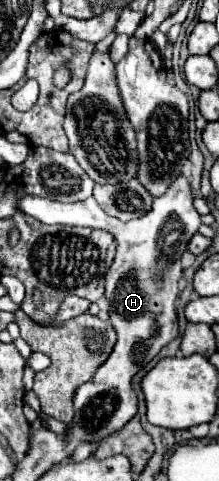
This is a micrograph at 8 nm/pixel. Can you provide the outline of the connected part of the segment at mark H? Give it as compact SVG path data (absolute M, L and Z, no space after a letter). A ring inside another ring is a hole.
M178 176L174 180L174 186L170 186L170 190L162 196L162 198L154 198L152 202L152 210L144 216L140 216L138 220L130 220L130 222L122 222L114 216L108 216L104 210L98 208L96 200L90 196L88 200L82 202L74 202L74 204L60 204L48 198L24 198L22 200L22 212L26 212L28 216L44 222L44 224L64 224L64 226L92 226L98 230L106 230L110 234L114 234L116 240L116 256L112 260L112 266L106 272L106 300L110 302L110 322L118 334L116 346L112 350L112 354L108 356L108 360L96 370L96 374L92 376L90 382L84 382L76 388L74 392L74 420L68 424L66 434L62 434L62 438L70 444L76 446L80 442L98 442L98 440L106 440L108 436L112 436L116 430L120 430L128 420L132 420L136 416L138 410L138 398L132 392L130 380L132 376L146 366L170 340L174 340L178 336L178 322L176 322L176 310L174 310L174 302L178 296L178 280L182 276L182 266L180 266L180 256L186 250L188 240L192 238L192 234L198 230L200 226L200 214L194 210L192 206L192 190L190 184L186 182L184 176Z

